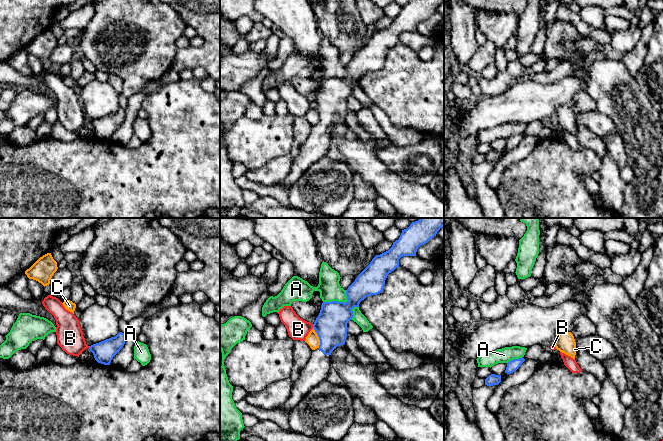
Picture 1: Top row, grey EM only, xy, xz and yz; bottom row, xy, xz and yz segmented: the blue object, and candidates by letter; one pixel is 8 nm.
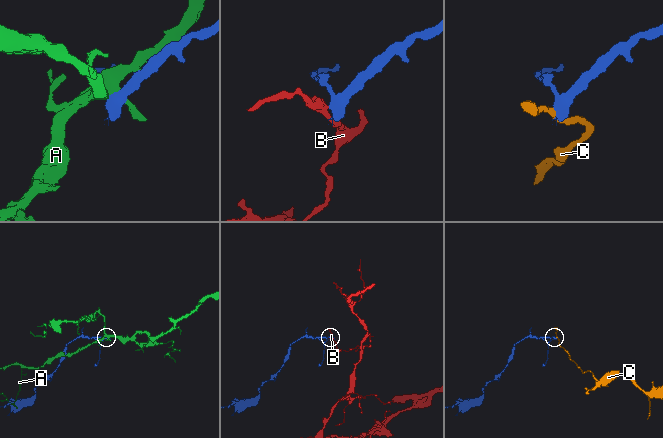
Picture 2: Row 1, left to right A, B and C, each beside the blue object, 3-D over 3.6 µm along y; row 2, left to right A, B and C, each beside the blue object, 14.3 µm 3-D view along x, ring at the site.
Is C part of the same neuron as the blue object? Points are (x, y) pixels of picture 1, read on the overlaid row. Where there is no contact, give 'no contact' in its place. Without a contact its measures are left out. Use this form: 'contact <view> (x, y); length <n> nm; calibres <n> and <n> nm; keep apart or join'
contact xz (318, 336); length 180 nm; calibres 260 and 100 nm; keep apart

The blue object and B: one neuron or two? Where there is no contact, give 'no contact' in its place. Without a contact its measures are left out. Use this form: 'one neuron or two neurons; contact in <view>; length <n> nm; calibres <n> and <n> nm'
two neurons; contact in xz; length 30 nm; calibres 260 and 180 nm

